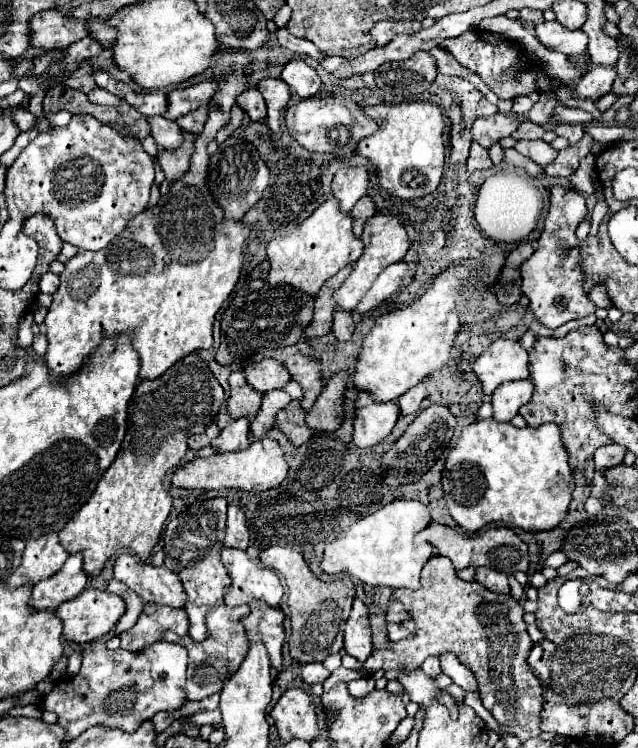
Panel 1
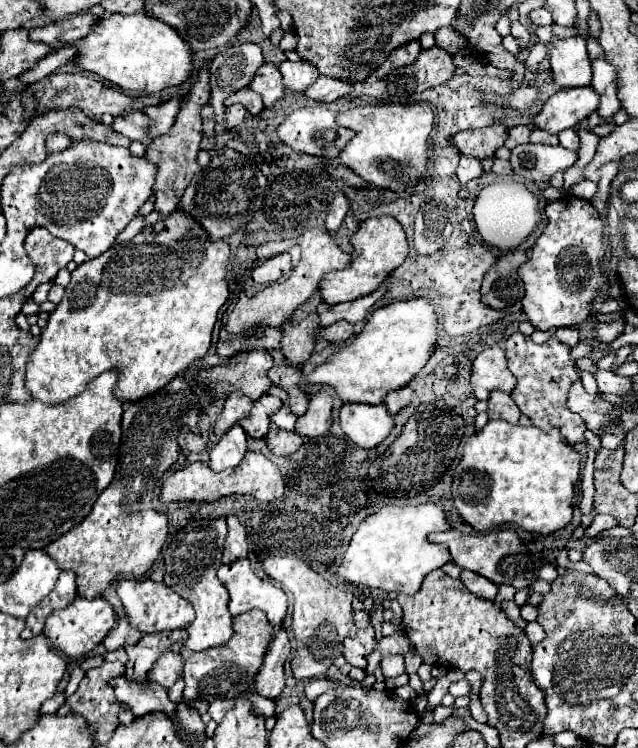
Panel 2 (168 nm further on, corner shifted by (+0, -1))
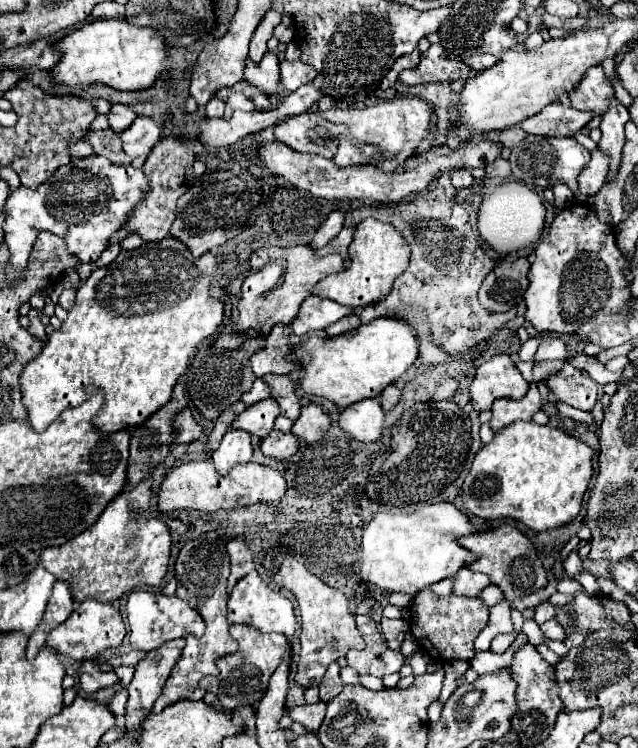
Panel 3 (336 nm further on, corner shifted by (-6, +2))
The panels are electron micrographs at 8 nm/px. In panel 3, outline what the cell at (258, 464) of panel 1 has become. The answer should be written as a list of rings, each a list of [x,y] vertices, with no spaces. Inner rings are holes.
[[[198,460],[198,462],[186,462],[164,476],[164,482],[160,484],[158,492],[158,510],[160,512],[182,510],[182,508],[204,510],[204,512],[232,510],[256,502],[280,500],[284,492],[286,492],[286,480],[278,470],[248,462],[248,464],[238,464],[226,476],[220,476],[210,460]]]

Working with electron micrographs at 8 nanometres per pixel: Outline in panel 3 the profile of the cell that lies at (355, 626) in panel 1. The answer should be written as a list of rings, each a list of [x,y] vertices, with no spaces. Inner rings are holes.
[[[356,616],[356,624],[366,642],[366,648],[350,650],[346,654],[348,666],[356,668],[358,674],[370,674],[370,676],[380,676],[380,678],[386,674],[398,672],[402,668],[406,656],[400,650],[390,650],[386,646],[386,642],[372,618]]]

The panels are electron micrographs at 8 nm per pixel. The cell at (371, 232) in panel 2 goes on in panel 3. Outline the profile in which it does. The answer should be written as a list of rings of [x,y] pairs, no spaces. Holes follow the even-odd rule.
[[[366,218],[354,228],[354,240],[348,248],[348,256],[352,262],[350,270],[344,270],[338,276],[328,276],[320,284],[316,284],[312,294],[330,298],[348,308],[364,308],[386,298],[396,276],[408,268],[410,248],[406,248],[406,240],[402,240],[402,236],[398,236],[398,232],[390,224]]]

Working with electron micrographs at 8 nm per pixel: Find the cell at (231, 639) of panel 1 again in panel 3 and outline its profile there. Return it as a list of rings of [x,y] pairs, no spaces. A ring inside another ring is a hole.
[[[232,626],[232,628],[236,628],[236,634],[234,634],[234,638],[236,638],[236,642],[240,644],[238,646],[238,652],[234,652],[234,654],[230,654],[230,656],[224,656],[222,660],[218,660],[218,670],[220,670],[220,676],[206,676],[202,682],[200,682],[200,686],[204,686],[208,692],[214,692],[216,696],[218,696],[218,700],[220,700],[220,706],[224,706],[224,710],[234,710],[234,708],[238,708],[238,706],[258,706],[258,702],[262,700],[262,696],[266,694],[266,690],[268,690],[268,680],[270,680],[270,676],[274,674],[274,670],[280,666],[280,662],[284,660],[284,656],[286,656],[286,652],[288,652],[288,648],[290,648],[290,642],[288,642],[288,638],[286,636],[282,636],[282,634],[262,634],[262,632],[258,632],[258,630],[254,630],[254,628],[246,628],[246,626]]]

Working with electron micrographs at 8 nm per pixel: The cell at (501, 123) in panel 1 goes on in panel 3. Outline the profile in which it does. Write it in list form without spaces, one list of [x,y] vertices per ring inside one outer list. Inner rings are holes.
[[[488,140],[480,142],[470,142],[462,144],[456,152],[450,152],[450,148],[444,146],[434,146],[424,154],[410,156],[404,166],[396,168],[394,172],[384,172],[372,164],[362,164],[362,166],[350,166],[350,168],[338,168],[332,160],[326,160],[322,156],[314,154],[302,154],[294,152],[292,148],[286,148],[284,144],[278,142],[262,142],[258,146],[258,158],[262,164],[268,168],[272,176],[280,176],[288,180],[294,188],[306,190],[316,198],[358,198],[358,200],[376,200],[376,202],[398,202],[406,198],[408,194],[424,192],[434,178],[438,178],[444,172],[460,170],[460,168],[484,168],[490,162],[494,162],[500,156],[502,144],[494,144]]]

